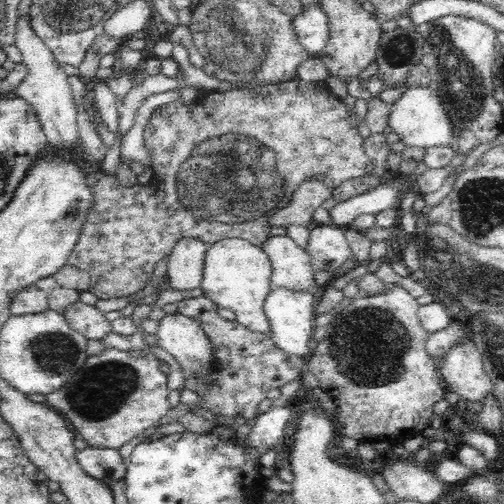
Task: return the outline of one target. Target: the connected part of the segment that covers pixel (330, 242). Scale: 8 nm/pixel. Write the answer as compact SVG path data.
M316 224L311 227L306 252L310 255L311 266L314 268L315 273L327 271L331 275L331 279L333 279L336 276L332 274L336 273L340 266L352 260L352 249L350 249L344 232L345 228L332 225Z

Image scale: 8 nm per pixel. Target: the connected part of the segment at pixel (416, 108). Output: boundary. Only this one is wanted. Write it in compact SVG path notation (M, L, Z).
M409 85L400 94L400 98L391 105L388 122L386 132L397 142L403 141L406 147L428 149L436 146L450 146L450 142L454 140L452 119L448 119L444 103L430 87Z

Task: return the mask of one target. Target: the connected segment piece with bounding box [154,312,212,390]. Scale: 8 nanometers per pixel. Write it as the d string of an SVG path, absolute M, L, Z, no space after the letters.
M176 312L159 320L154 336L156 345L172 354L182 367L185 388L196 390L196 384L200 384L196 376L208 376L206 362L212 360L204 329L194 319Z

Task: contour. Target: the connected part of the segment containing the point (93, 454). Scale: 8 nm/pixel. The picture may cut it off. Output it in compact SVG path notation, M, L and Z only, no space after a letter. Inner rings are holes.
M88 446L78 450L76 462L84 472L104 481L110 488L117 480L124 479L127 472L126 460L113 448Z

